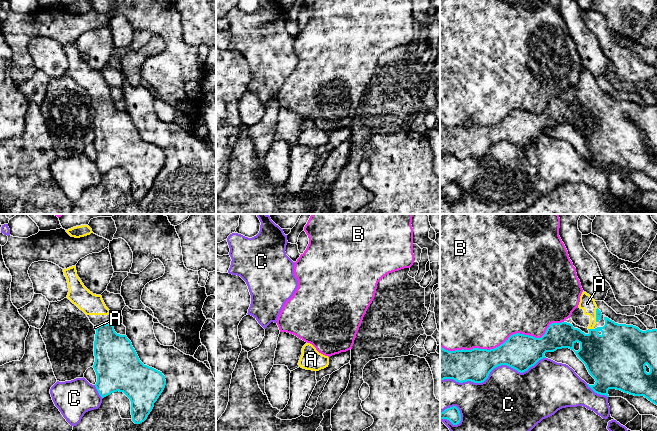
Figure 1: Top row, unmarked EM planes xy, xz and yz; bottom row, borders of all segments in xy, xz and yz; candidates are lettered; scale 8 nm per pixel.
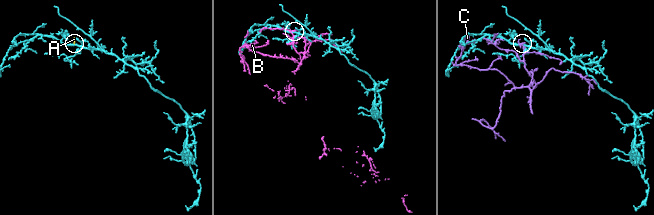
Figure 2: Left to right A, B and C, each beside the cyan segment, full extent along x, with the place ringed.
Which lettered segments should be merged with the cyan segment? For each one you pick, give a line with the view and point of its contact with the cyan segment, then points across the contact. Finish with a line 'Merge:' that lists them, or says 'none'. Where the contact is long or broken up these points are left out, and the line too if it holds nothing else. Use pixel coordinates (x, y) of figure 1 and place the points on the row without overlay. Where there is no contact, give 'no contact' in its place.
A: yz (596, 91) | across yz (598, 89), (596, 91), (587, 79)
Merge: A

